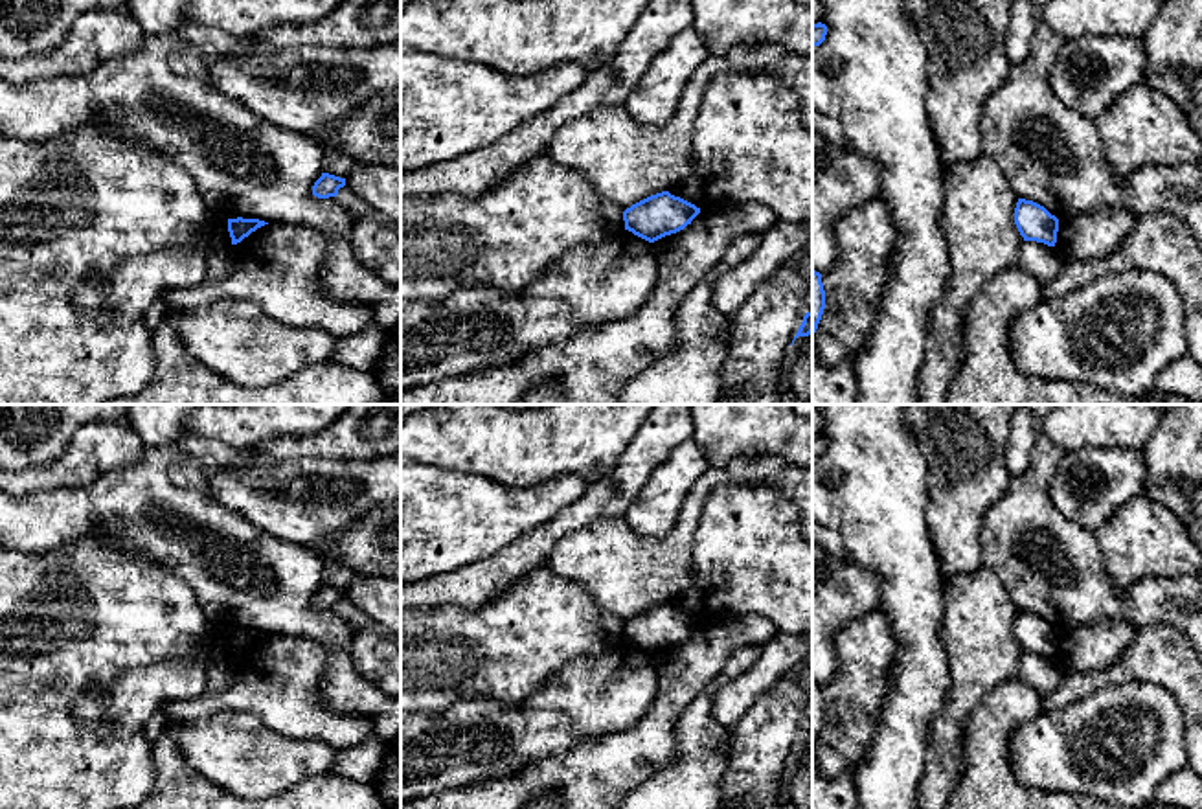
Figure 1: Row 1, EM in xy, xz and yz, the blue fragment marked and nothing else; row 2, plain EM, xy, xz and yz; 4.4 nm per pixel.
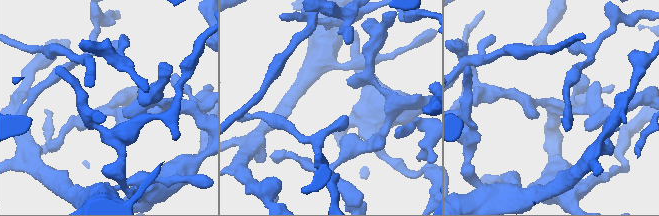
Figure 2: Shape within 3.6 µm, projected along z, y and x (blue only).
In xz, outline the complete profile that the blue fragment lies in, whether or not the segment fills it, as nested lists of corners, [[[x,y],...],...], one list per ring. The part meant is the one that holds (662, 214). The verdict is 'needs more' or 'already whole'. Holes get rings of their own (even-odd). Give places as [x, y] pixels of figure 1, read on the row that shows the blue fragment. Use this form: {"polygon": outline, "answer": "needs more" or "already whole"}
{"polygon": [[[662,191],[651,195],[623,211],[625,230],[654,243],[684,230],[700,213],[695,204]]], "answer": "already whole"}

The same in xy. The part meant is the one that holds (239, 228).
{"polygon": [[[228,219],[228,232],[232,237],[232,245],[241,243],[244,237],[248,237],[252,232],[255,232],[257,228],[265,226],[268,222],[259,221],[259,219]]], "answer": "already whole"}

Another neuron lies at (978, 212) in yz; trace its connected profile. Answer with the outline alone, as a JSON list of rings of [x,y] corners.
[[[985,153],[947,169],[941,230],[948,243],[950,276],[928,318],[928,349],[921,368],[921,404],[948,404],[952,379],[963,357],[963,318],[970,300],[1004,268],[1016,267],[1024,237],[1015,224],[1018,195]]]

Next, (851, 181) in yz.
[[[847,149],[812,178],[812,268],[820,274],[836,259],[834,224],[851,210],[879,199],[882,167]]]

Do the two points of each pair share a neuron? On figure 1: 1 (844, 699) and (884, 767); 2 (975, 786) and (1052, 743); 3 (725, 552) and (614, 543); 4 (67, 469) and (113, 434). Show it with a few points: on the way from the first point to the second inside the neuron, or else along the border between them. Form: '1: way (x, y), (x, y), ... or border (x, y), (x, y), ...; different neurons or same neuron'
1: border (884, 703), (870, 752), (855, 771); different neurons
2: border (1020, 725), (1009, 738), (1011, 773), (1043, 789); different neurons
3: border (703, 508), (693, 545), (693, 580), (679, 591); different neurons
4: way (78, 466), (102, 445); same neuron

